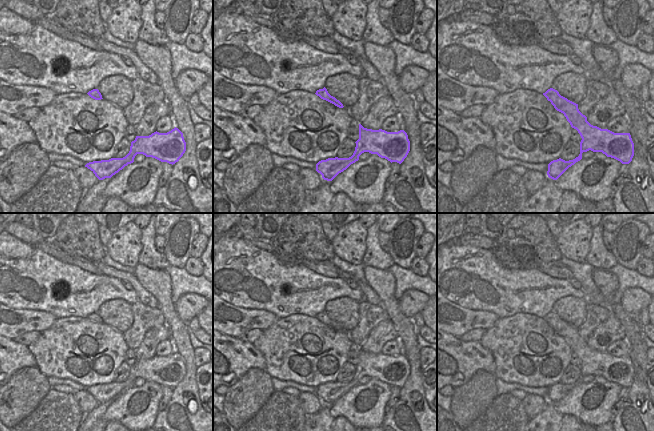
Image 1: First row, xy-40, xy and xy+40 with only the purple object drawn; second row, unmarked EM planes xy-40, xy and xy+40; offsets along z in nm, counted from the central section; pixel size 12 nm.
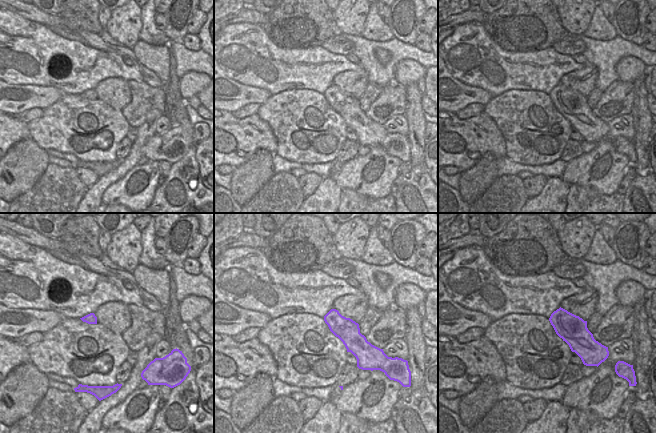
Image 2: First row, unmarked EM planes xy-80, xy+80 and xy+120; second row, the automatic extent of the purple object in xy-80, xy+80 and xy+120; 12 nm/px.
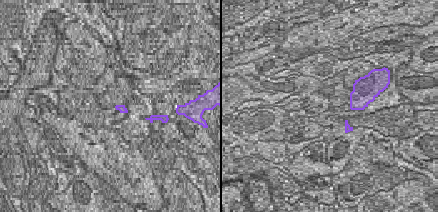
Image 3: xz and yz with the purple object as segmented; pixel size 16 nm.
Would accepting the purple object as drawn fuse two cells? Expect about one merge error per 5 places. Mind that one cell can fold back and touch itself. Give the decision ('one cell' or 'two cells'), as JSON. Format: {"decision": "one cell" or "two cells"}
{"decision": "one cell"}

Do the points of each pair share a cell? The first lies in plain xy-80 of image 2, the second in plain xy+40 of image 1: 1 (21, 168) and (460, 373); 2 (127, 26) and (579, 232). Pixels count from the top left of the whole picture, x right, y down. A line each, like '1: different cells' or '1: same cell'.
1: different cells
2: same cell

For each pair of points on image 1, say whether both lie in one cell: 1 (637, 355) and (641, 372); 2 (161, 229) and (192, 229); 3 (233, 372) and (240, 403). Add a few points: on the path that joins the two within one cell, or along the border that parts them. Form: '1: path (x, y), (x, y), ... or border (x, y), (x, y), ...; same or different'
1: path (639, 359), (640, 368); same
2: border (174, 223), (163, 235); different
3: border (254, 368), (250, 368), (228, 388); different

